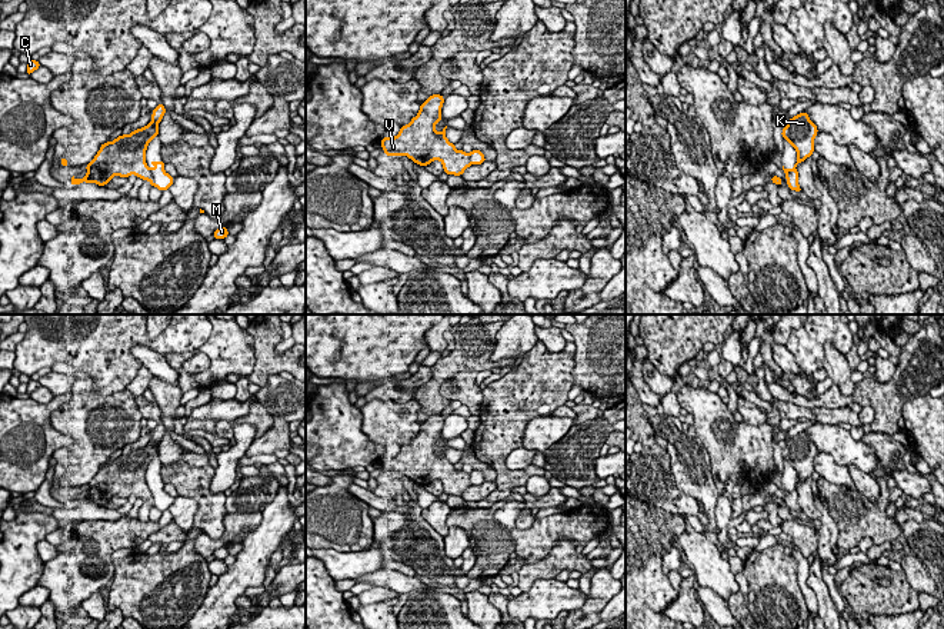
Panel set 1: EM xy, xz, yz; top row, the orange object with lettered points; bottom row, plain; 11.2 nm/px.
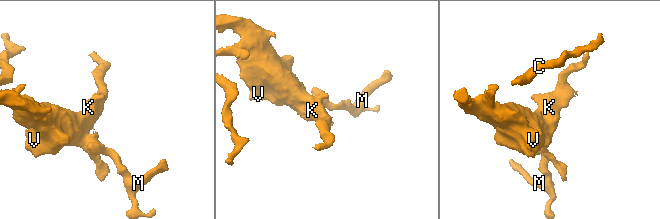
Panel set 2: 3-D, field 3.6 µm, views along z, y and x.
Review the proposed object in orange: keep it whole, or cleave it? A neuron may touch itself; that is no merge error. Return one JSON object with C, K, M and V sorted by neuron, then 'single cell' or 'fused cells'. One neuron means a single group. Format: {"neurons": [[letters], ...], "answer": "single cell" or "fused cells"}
{"neurons": [["C", "K", "V"], ["M"]], "answer": "fused cells"}

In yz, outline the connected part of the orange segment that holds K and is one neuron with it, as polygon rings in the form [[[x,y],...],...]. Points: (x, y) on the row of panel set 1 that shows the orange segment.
[[[805,112],[798,113],[787,122],[781,136],[785,139],[797,152],[797,163],[811,157],[814,152],[814,139],[818,133],[817,126],[810,120]]]

